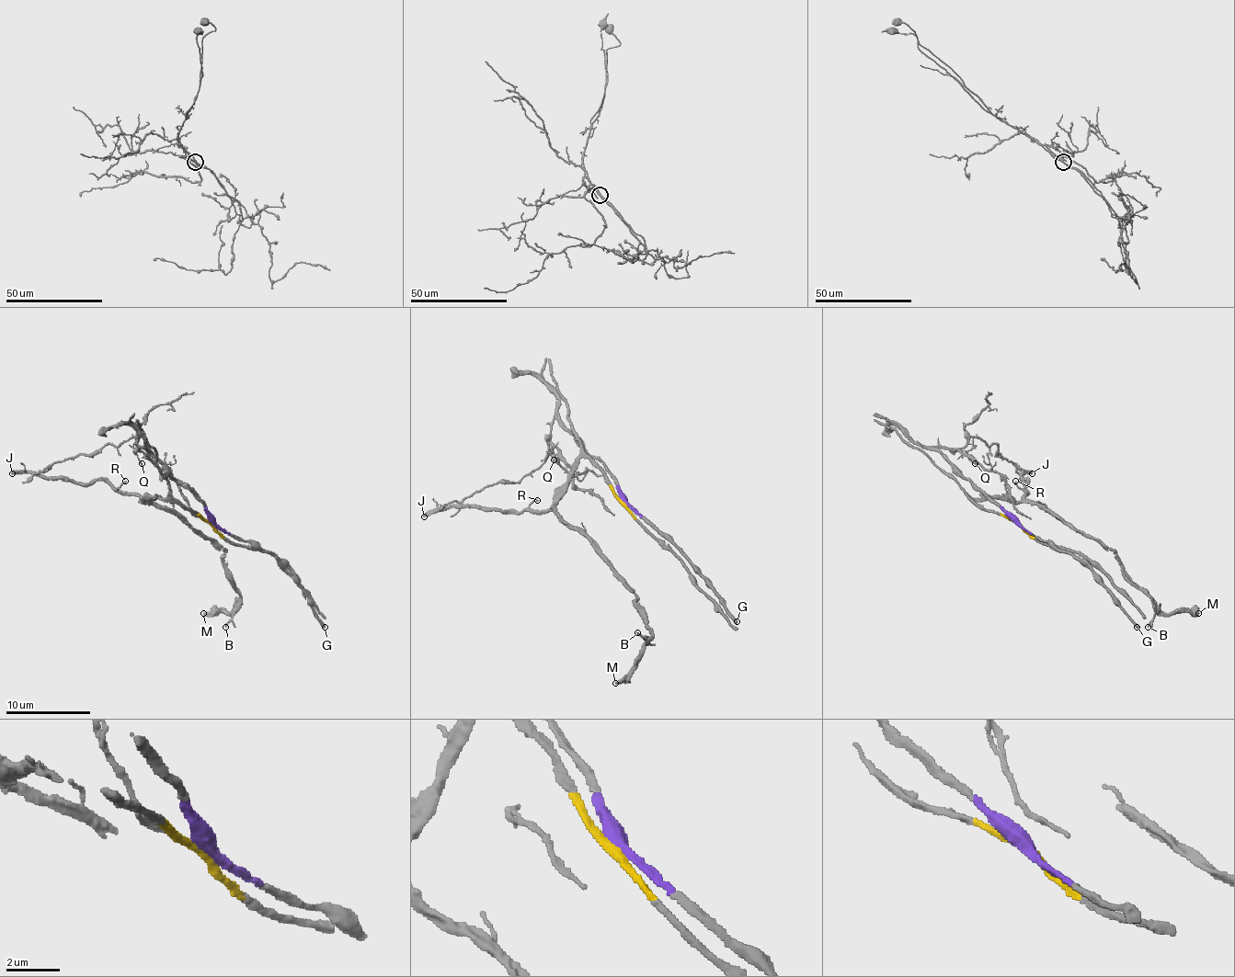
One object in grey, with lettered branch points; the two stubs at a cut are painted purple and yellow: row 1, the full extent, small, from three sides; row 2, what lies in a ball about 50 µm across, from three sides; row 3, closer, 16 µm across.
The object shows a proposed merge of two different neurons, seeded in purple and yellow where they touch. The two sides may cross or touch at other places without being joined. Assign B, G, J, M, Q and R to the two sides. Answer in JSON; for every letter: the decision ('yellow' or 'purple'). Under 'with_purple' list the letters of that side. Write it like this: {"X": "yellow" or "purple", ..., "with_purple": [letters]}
{"B": "yellow", "G": "purple", "J": "yellow", "M": "yellow", "Q": "purple", "R": "yellow", "with_purple": ["G", "Q"]}

